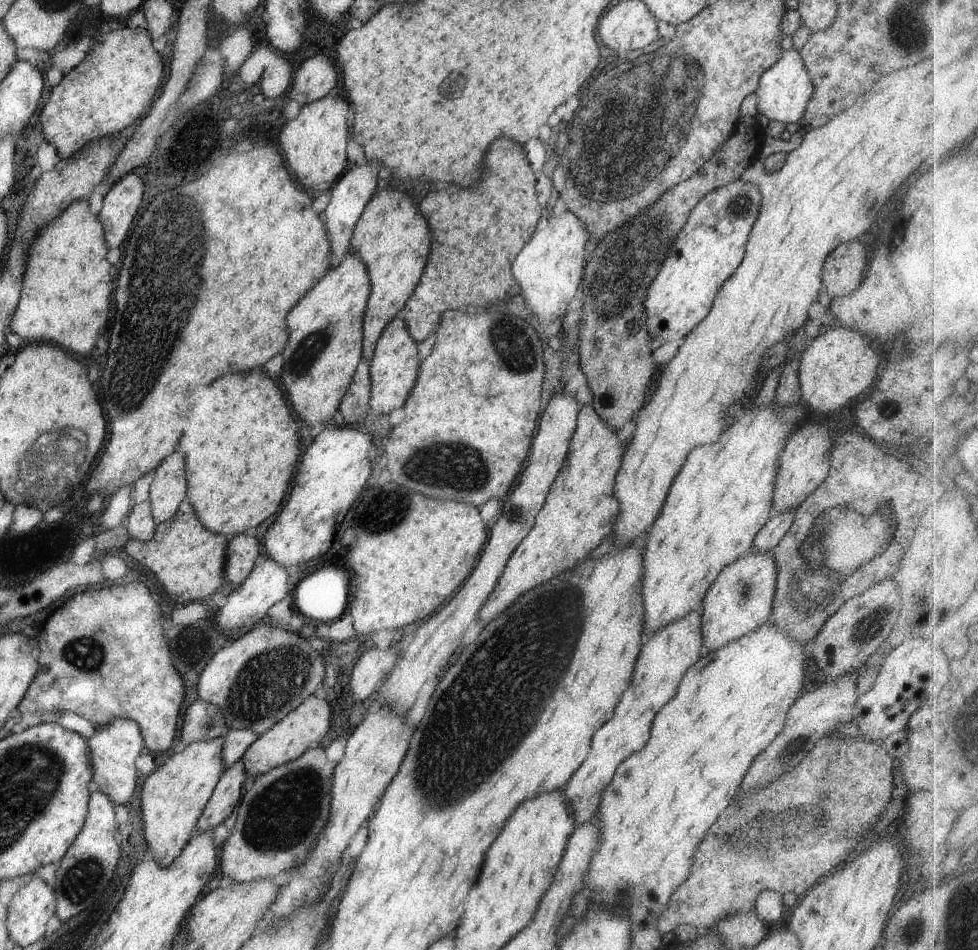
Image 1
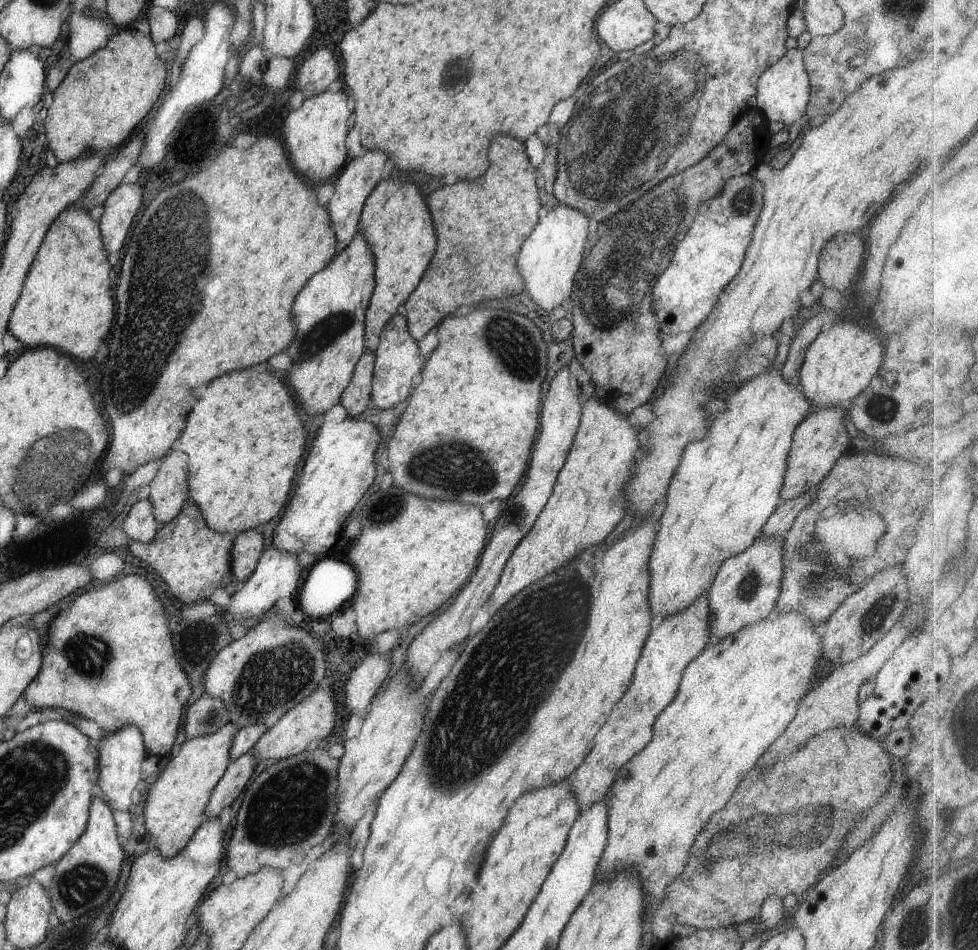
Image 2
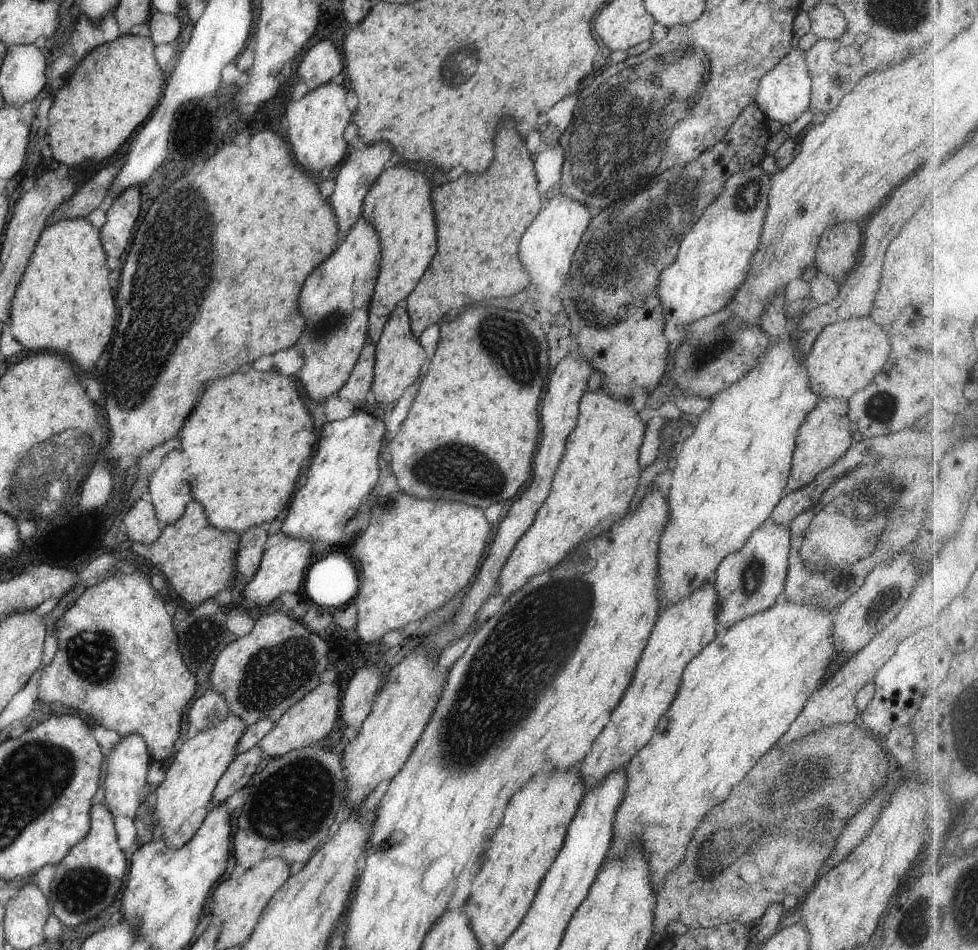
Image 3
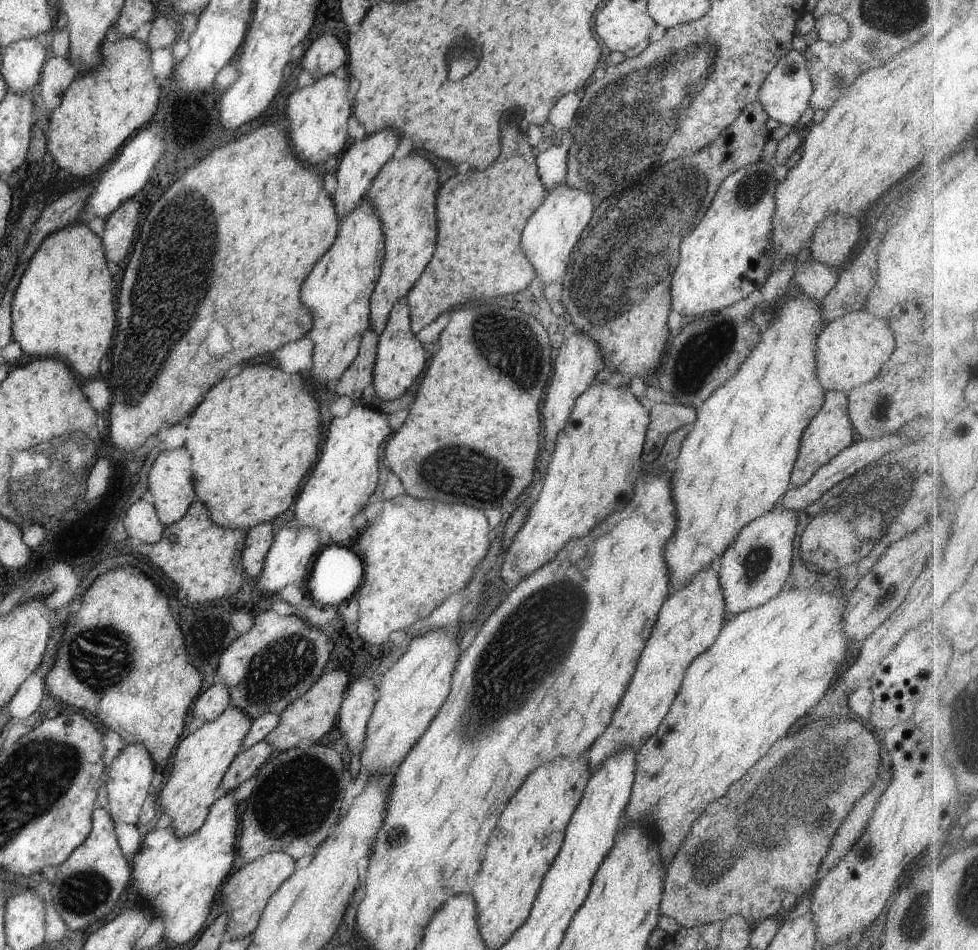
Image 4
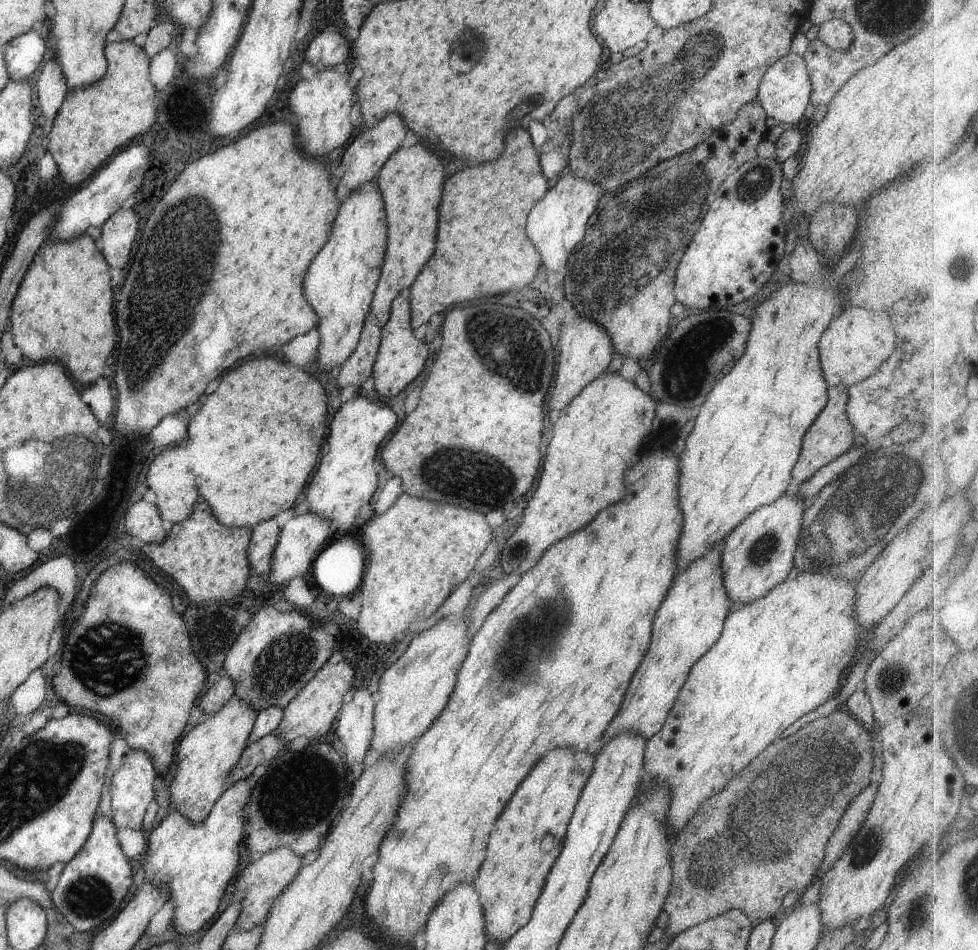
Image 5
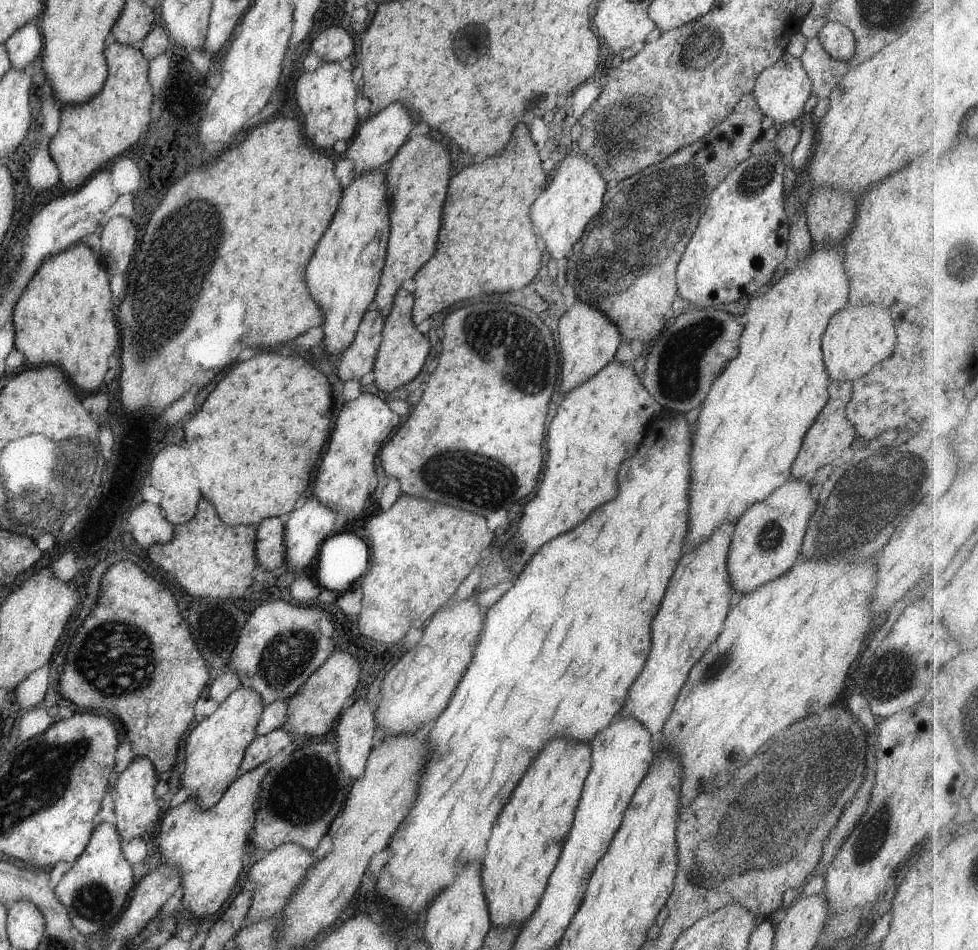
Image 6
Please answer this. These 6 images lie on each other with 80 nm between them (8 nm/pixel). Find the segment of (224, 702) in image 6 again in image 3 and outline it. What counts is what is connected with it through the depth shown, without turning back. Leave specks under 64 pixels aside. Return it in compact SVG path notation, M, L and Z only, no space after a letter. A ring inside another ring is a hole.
M207 689L186 710L190 726L200 732L187 739L176 754L165 778L156 788L156 806L151 810L158 826L162 828L162 840L169 849L182 848L200 828L212 807L213 792L228 765L237 755L236 745L247 727L245 722L230 713L226 699L216 691Z

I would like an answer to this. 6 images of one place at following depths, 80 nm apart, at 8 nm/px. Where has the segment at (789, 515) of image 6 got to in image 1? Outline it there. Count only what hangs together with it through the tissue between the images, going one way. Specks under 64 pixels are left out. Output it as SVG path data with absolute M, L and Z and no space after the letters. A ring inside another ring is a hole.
M752 548L750 552L735 560L732 564L726 565L710 585L703 598L701 633L703 634L704 652L712 652L725 647L727 644L737 641L744 635L764 626L771 618L776 581L777 566L771 551L766 553Z

